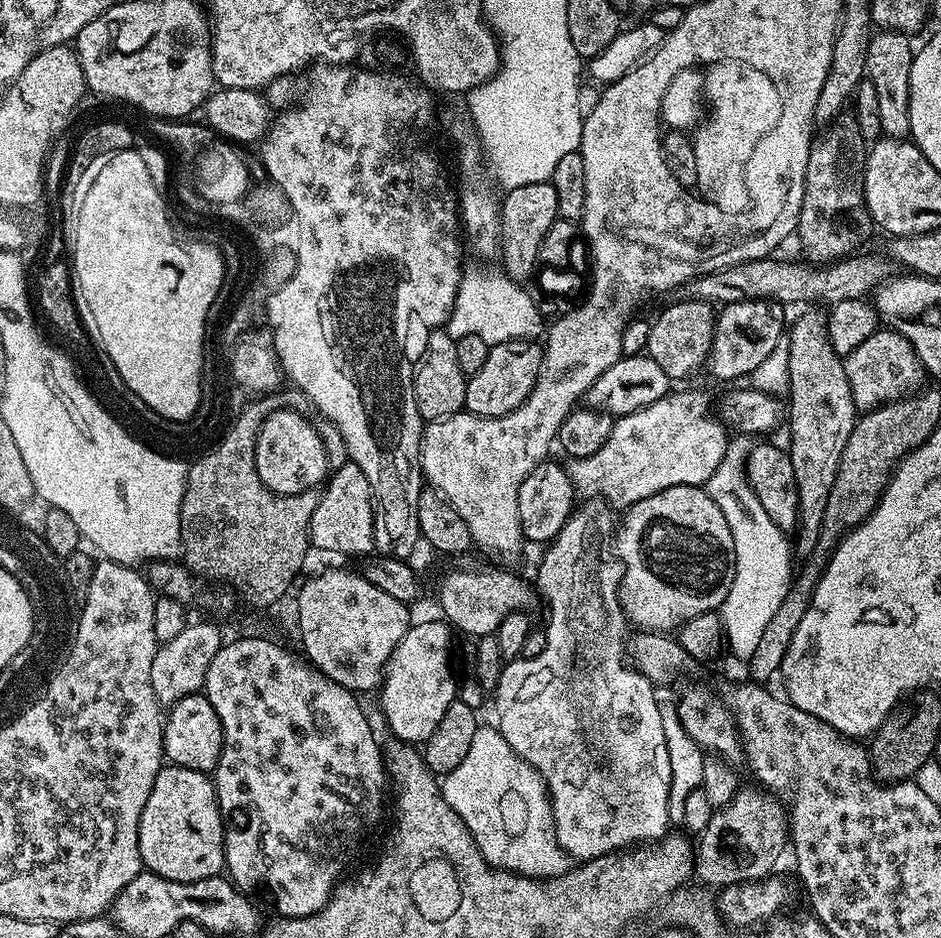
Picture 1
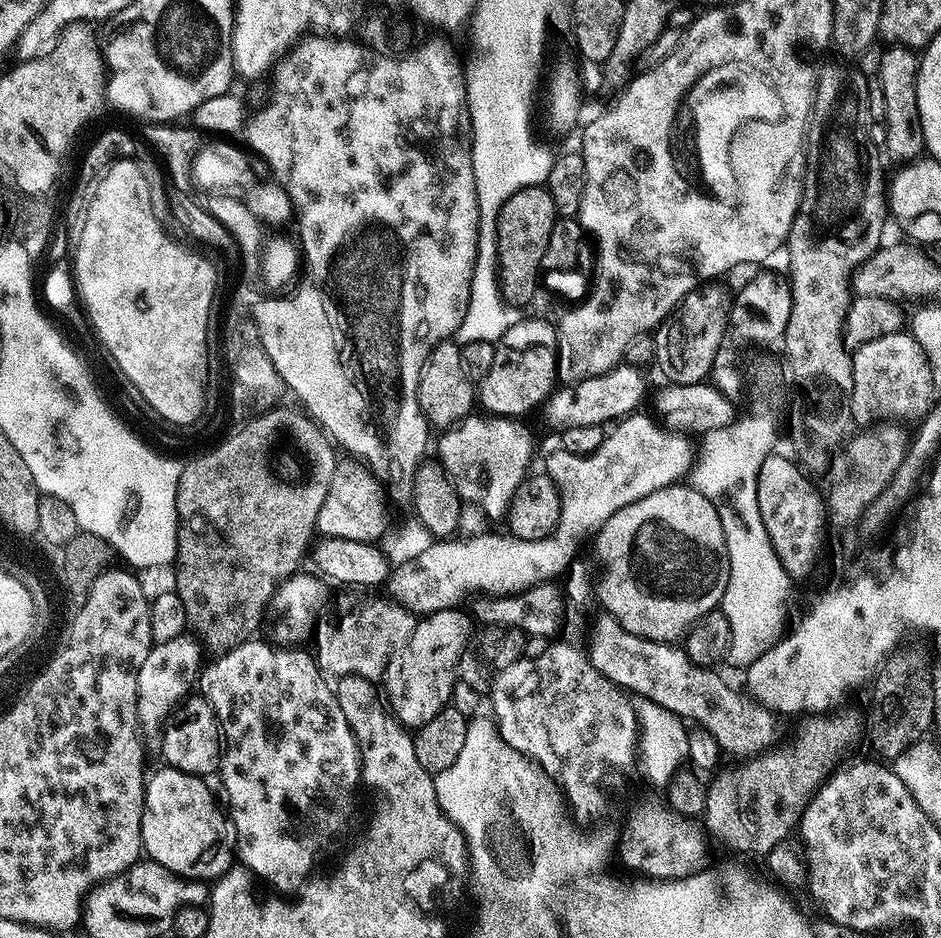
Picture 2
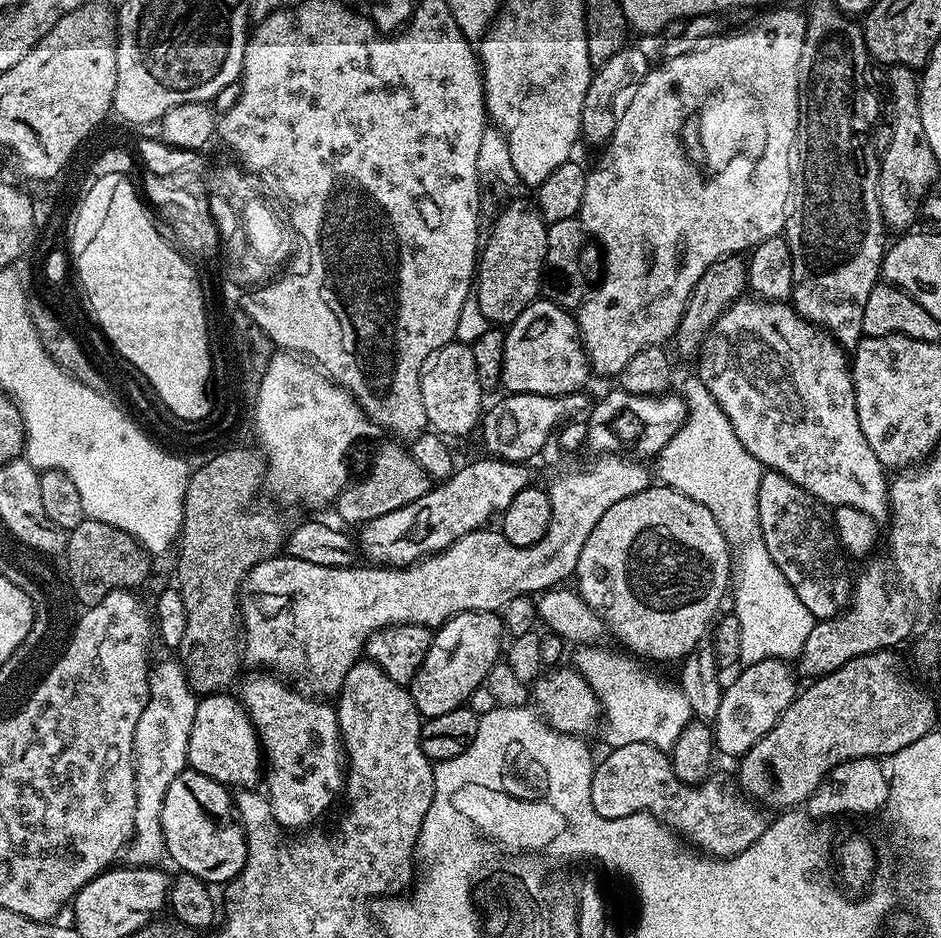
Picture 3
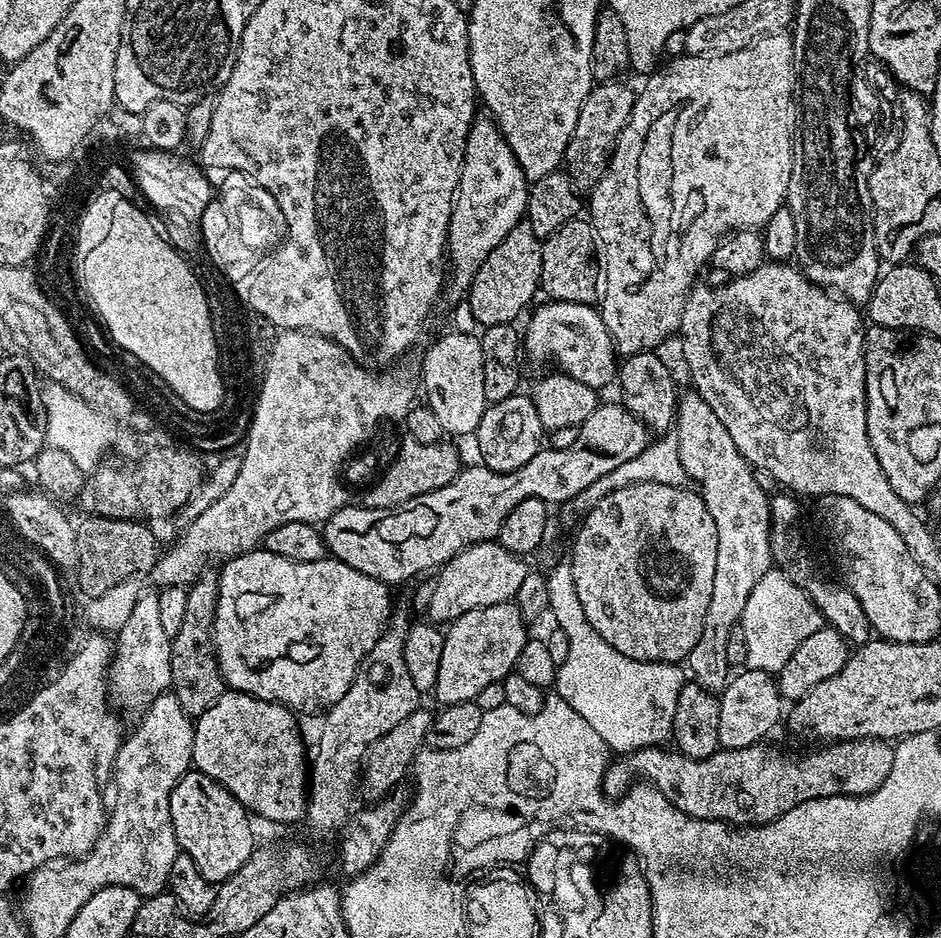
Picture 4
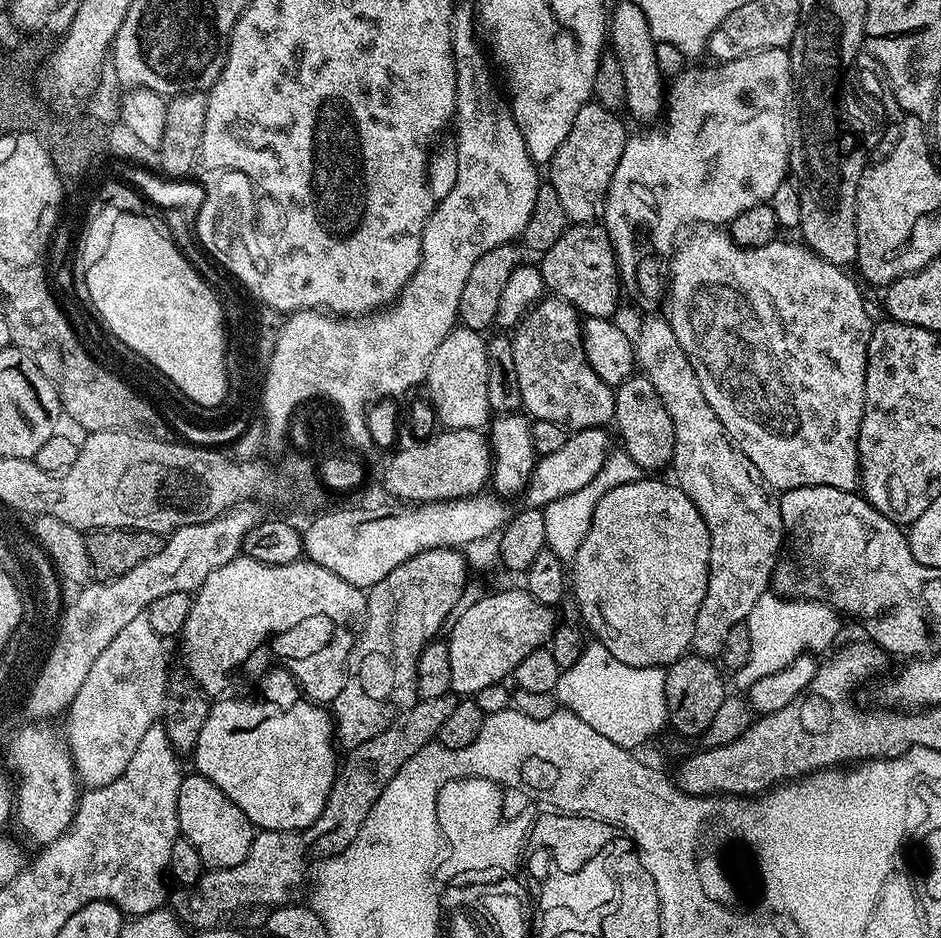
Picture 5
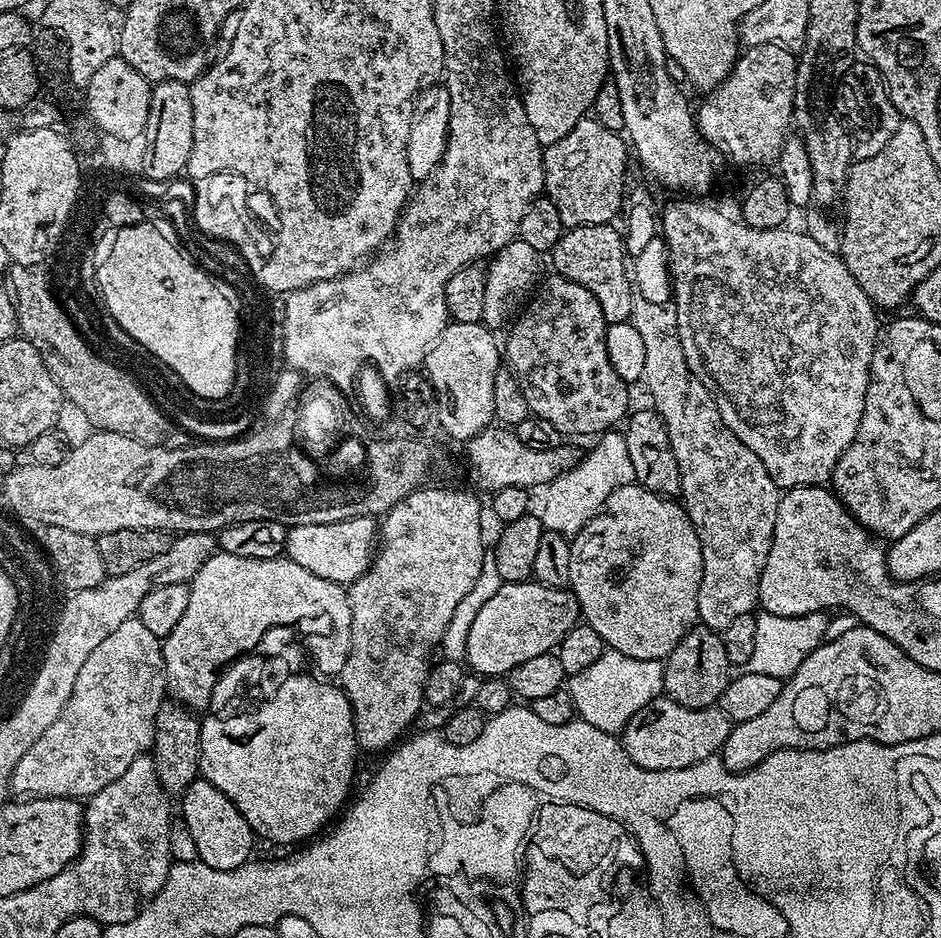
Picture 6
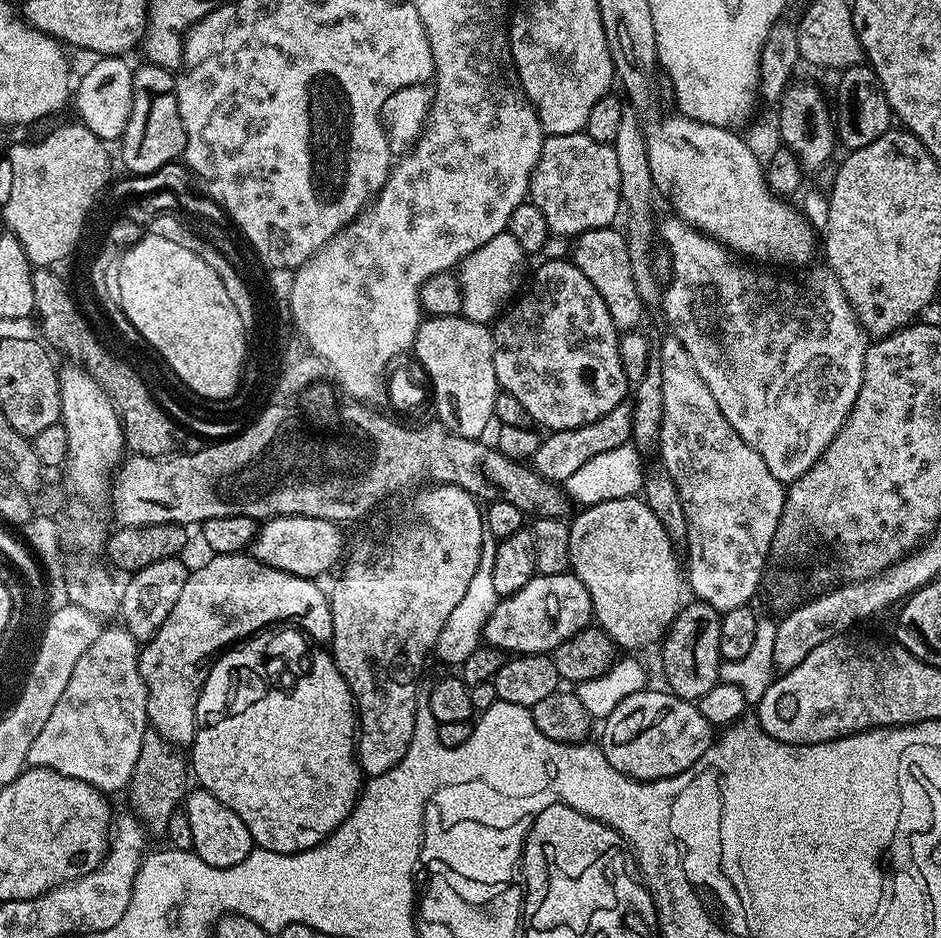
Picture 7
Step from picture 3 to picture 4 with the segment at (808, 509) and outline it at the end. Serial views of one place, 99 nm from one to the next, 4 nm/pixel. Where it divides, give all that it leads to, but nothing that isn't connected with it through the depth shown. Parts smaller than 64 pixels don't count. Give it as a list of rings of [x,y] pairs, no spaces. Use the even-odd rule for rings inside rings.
[[[773,495],[768,501],[770,522],[772,523],[770,550],[772,551],[773,565],[785,572],[789,580],[800,585],[808,593],[814,606],[822,614],[825,625],[838,630],[838,634],[843,636],[849,645],[859,646],[873,639],[874,633],[866,618],[866,610],[862,610],[862,604],[858,602],[858,598],[854,598],[854,594],[849,590],[847,584],[843,582],[835,584],[832,580],[823,580],[822,577],[816,576],[816,568],[812,565],[807,550],[804,549],[804,536],[802,533],[796,532],[796,527],[800,524],[799,502],[801,503],[801,501],[795,495],[783,495]]]

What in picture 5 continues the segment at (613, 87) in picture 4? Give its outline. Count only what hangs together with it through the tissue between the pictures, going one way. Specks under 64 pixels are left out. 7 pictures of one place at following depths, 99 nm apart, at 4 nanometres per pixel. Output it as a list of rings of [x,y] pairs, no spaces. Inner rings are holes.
[[[595,102],[582,106],[582,110],[578,110],[578,118],[574,118],[570,134],[566,134],[566,142],[558,146],[547,165],[547,183],[558,190],[562,210],[566,210],[572,224],[593,223],[603,213],[604,200],[618,166],[618,158],[622,158],[622,150],[630,135],[620,118],[617,113]]]

